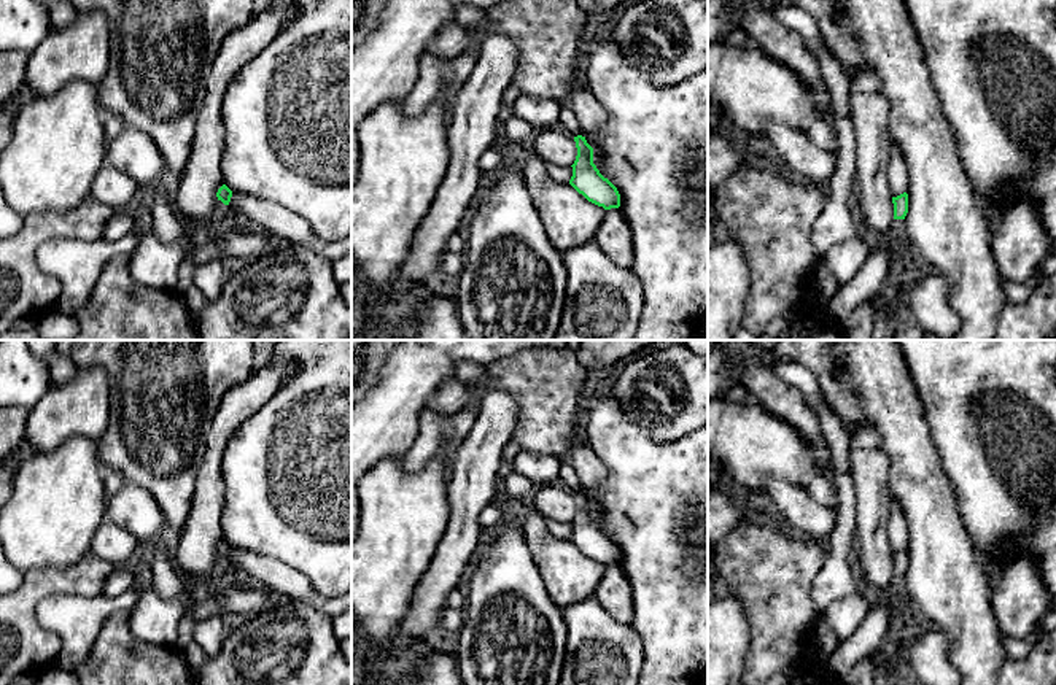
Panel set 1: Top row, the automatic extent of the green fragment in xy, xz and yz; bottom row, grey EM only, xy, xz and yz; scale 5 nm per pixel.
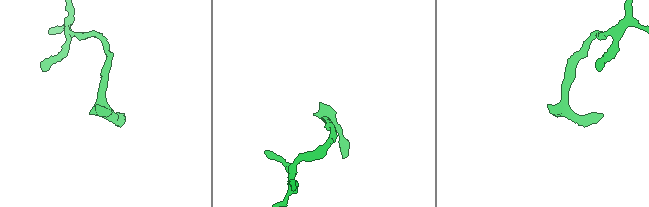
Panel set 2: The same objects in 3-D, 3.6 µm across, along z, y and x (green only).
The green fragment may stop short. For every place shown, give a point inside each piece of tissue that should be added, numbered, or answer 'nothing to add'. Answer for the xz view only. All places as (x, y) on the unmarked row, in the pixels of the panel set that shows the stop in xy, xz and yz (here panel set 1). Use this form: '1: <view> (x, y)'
nothing to add

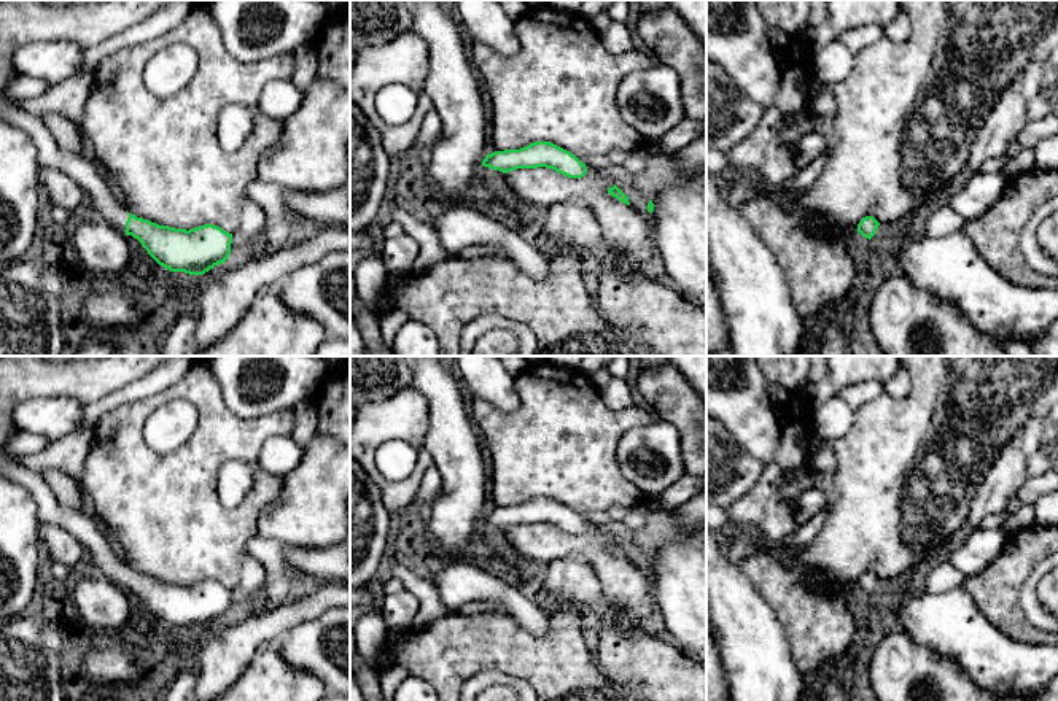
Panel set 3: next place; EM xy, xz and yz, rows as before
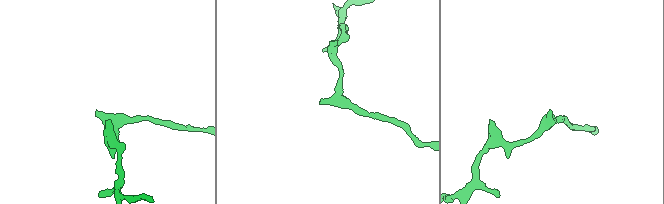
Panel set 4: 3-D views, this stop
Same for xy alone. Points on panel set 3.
1: xy (97, 544)

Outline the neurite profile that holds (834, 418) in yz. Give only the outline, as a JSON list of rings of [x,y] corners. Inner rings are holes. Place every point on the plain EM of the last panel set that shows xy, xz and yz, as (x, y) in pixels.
[[[832,397],[813,412],[813,428],[823,442],[845,436],[854,421],[854,410],[840,397]]]

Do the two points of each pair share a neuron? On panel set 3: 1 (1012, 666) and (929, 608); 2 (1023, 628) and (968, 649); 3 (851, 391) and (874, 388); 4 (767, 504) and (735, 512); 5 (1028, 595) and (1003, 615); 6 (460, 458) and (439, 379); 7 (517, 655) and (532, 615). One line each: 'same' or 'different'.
1: same
2: different
3: same
4: same
5: different
6: same
7: different

